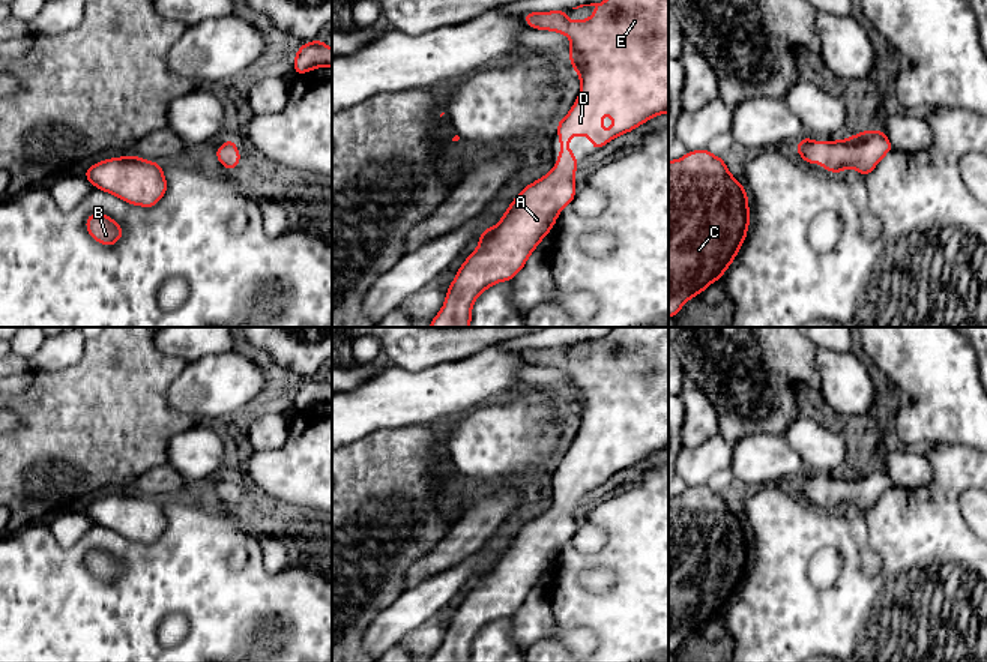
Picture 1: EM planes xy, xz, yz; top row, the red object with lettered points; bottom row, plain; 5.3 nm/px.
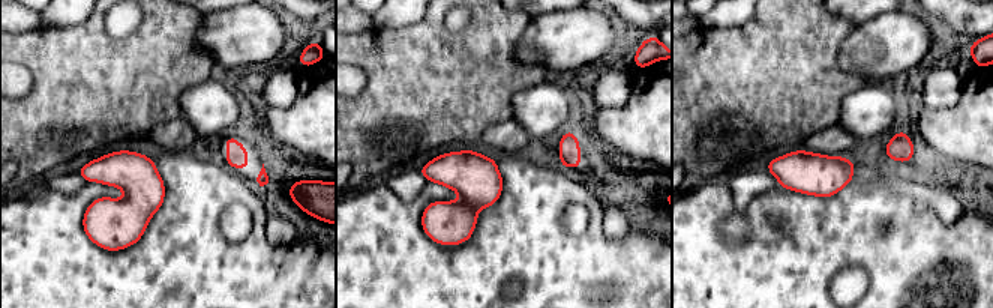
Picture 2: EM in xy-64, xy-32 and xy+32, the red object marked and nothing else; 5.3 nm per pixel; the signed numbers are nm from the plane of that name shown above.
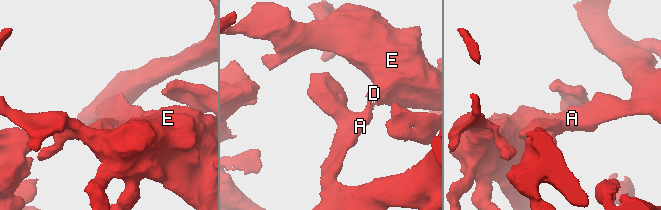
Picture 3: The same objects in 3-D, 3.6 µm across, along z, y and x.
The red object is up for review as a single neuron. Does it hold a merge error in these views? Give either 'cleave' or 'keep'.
keep

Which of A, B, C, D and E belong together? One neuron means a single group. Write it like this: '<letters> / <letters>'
A B C D E

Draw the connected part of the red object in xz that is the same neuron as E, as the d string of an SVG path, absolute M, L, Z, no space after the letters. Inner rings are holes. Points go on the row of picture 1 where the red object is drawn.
M604 0L601 3L580 5L572 9L583 6L596 8L595 14L584 21L568 20L565 17L568 9L523 14L530 29L563 33L571 39L568 59L581 81L581 89L571 111L556 126L559 146L562 147L556 159L556 167L544 177L524 186L494 228L484 228L478 248L455 273L452 284L446 290L443 308L431 320L428 327L470 327L472 306L476 297L496 282L512 281L527 263L529 255L548 231L554 228L559 213L565 206L572 203L577 192L574 183L574 174L578 168L575 162L577 155L566 149L572 135L590 137L592 150L596 152L607 143L646 123L649 119L669 113L669 0ZM602 114L613 116L613 128L608 134L604 132L601 125Z

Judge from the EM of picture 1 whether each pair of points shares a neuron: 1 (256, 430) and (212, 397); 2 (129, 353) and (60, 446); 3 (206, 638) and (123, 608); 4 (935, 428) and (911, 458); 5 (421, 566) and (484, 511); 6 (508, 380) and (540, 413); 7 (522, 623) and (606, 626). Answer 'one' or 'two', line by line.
1: one
2: one
3: one
4: two
5: one
6: two
7: two

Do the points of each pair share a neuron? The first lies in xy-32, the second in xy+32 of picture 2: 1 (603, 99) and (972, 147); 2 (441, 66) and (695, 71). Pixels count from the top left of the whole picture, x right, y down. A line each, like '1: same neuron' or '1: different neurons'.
1: different neurons
2: same neuron

